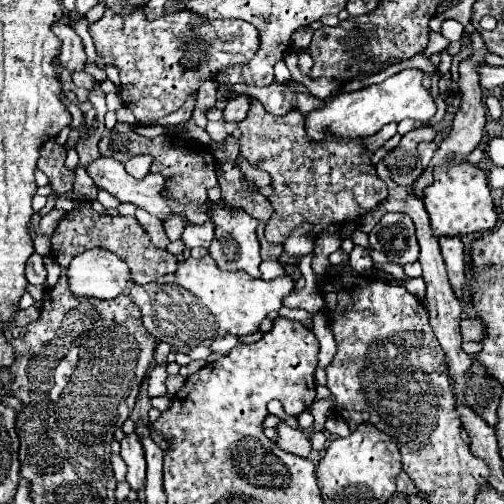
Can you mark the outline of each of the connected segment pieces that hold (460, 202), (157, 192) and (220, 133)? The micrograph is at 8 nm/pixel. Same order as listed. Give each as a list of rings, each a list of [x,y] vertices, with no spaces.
[[[447,162],[435,168],[435,182],[425,188],[425,210],[429,212],[431,230],[435,236],[467,236],[491,230],[497,224],[497,212],[487,186],[487,174],[469,162]]]
[[[99,156],[97,160],[93,160],[91,166],[87,168],[87,172],[89,172],[89,176],[93,178],[93,182],[95,182],[97,188],[107,190],[109,194],[117,196],[121,202],[131,202],[131,204],[147,210],[151,216],[159,218],[161,222],[165,222],[171,214],[183,216],[183,218],[187,220],[187,224],[205,224],[207,220],[211,220],[211,218],[209,218],[209,210],[213,208],[213,204],[203,204],[203,206],[197,204],[197,206],[195,206],[195,204],[179,204],[177,200],[165,198],[167,186],[165,186],[163,176],[159,176],[159,174],[149,172],[143,180],[135,180],[131,174],[127,174],[127,170],[123,168],[121,162],[111,160],[111,158],[103,158],[103,156]]]
[[[209,122],[207,124],[207,134],[211,136],[211,140],[227,140],[229,138],[229,132],[227,132],[223,122]]]

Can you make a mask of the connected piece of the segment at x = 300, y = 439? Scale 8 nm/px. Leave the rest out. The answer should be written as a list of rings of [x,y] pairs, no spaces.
[[[285,422],[277,424],[275,444],[285,452],[291,452],[291,454],[297,454],[303,458],[307,458],[311,452],[311,440],[301,430],[295,430],[295,428],[287,426]]]

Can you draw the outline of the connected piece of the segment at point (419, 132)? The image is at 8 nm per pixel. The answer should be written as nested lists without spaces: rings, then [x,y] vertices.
[[[417,128],[407,132],[399,146],[385,158],[387,166],[391,168],[397,184],[403,186],[411,186],[419,176],[421,176],[421,164],[419,164],[419,156],[417,156],[417,144],[419,142],[431,142],[435,138],[435,130],[433,128]]]

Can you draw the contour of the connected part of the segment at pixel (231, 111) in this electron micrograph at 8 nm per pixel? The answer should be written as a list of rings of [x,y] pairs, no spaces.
[[[239,96],[235,100],[229,100],[225,110],[223,110],[223,120],[225,122],[241,122],[241,120],[245,120],[245,116],[249,112],[249,106],[251,106],[251,102],[249,102],[247,96]]]

